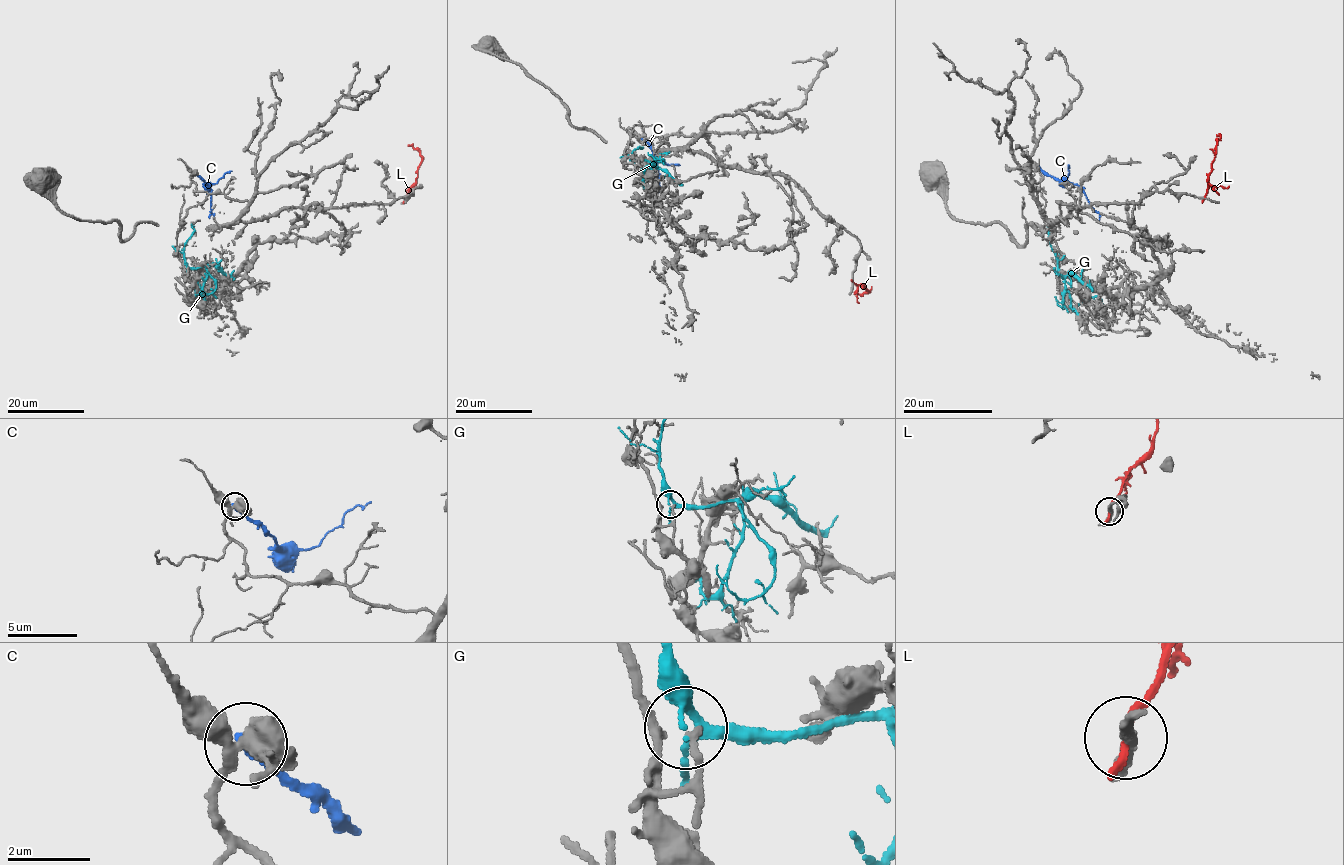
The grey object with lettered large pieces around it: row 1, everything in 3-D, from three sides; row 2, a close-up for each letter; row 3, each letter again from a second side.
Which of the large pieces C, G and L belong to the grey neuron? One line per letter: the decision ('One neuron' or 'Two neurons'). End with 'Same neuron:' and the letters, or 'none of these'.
C: Two neurons
G: Two neurons
L: Two neurons
Same neuron: none of these

